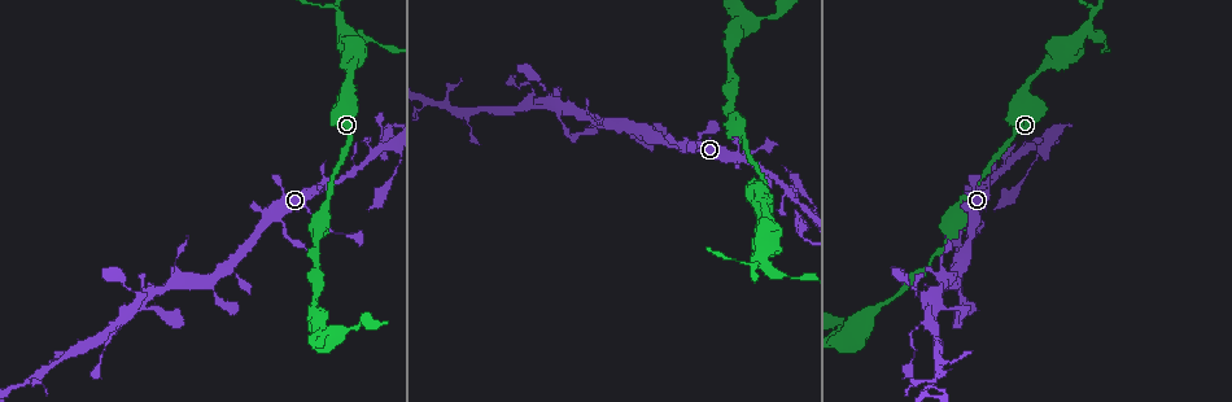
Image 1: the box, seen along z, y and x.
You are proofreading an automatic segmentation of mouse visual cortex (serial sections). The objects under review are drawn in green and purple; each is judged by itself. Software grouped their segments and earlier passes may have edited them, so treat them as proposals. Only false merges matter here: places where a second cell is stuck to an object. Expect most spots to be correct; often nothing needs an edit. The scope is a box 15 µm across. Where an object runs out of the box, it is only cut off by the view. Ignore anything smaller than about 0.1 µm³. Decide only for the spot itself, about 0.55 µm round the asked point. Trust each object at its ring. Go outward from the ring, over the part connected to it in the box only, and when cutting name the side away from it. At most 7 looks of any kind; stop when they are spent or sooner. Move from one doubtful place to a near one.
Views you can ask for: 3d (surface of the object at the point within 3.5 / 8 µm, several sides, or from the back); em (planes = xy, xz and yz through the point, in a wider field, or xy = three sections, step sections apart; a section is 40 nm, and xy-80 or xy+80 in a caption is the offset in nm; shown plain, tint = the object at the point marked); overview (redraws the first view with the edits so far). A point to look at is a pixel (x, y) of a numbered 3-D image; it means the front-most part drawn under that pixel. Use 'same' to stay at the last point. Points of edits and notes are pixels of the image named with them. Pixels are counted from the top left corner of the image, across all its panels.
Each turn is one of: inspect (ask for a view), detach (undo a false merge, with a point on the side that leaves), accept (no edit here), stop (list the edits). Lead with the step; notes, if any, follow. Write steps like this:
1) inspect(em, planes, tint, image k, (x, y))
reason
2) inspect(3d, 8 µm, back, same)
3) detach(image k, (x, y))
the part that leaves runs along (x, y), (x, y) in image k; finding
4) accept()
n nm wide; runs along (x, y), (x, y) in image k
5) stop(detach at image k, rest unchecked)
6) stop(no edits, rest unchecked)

inspect(3d, 3.5 µm, back, image 1, (802, 237))

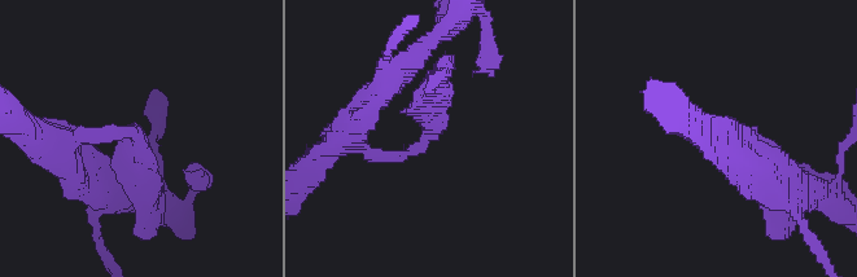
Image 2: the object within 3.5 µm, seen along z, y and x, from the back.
inspect(em, xy, step 5, tint, image 2, (133, 132))
now the EM

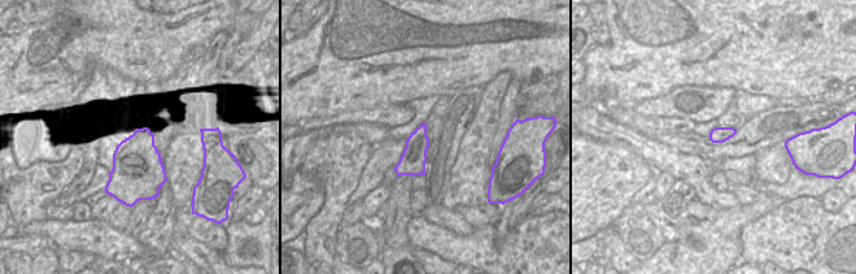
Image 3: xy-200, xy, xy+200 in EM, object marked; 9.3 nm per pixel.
accept()
240 nm wide; runs along (436, 79), (424, 141), (372, 155) in image 2; continuous, no second cell

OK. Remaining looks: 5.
inspect(3d, 3.5 µm, image 1, (343, 31))
small branch off a trunk

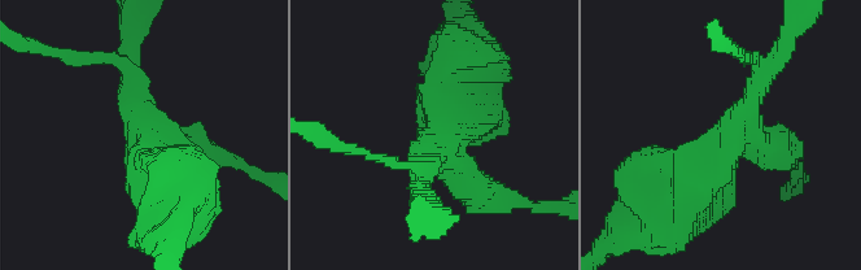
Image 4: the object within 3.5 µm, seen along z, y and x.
inspect(em, planes, tint, image 4, (151, 130))
3 arms; arms of 250, 450, 700 nm

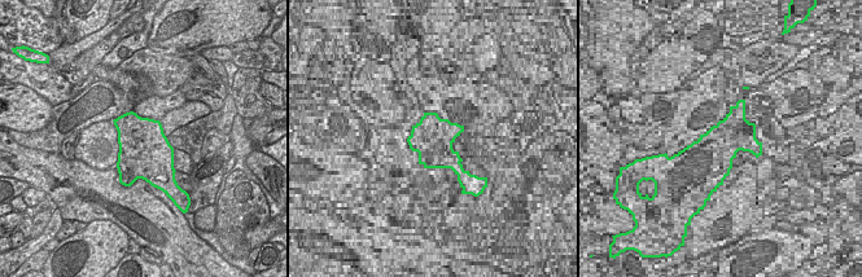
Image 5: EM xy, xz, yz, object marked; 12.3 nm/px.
inspect(em, xy, step 3, tint, same)

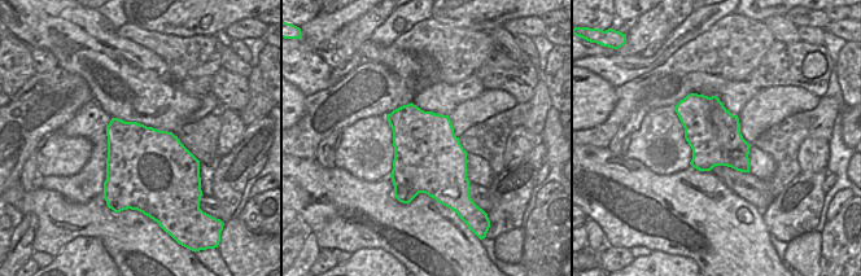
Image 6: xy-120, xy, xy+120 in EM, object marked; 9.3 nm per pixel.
detach(image 4, (81, 61))
border along (709, 97), (712, 122), (722, 126) in image 6; a second cell is stuck on

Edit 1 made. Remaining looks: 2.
stop(detach at image 4, rest unchecked)

